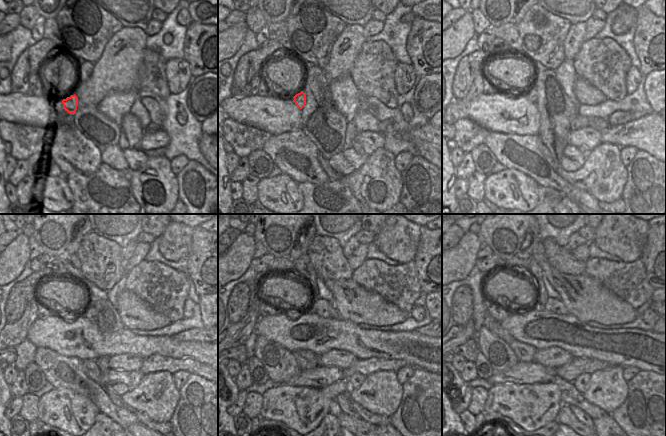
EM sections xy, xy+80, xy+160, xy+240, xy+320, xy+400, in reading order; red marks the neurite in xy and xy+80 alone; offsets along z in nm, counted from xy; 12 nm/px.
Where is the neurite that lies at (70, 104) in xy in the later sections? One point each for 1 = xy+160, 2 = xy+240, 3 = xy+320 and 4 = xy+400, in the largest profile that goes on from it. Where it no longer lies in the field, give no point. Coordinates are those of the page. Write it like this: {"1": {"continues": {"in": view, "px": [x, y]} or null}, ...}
{"1": {"continues": {"in": "xy+160", "px": [532, 92]}}, "2": {"continues": {"in": "xy+240", "px": [90, 313]}}, "3": {"continues": {"in": "xy+320", "px": [322, 307]}}, "4": {"continues": {"in": "xy+400", "px": [552, 305]}}}

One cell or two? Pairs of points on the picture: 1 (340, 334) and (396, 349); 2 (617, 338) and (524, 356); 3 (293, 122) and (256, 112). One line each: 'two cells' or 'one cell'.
1: one cell
2: two cells
3: one cell

